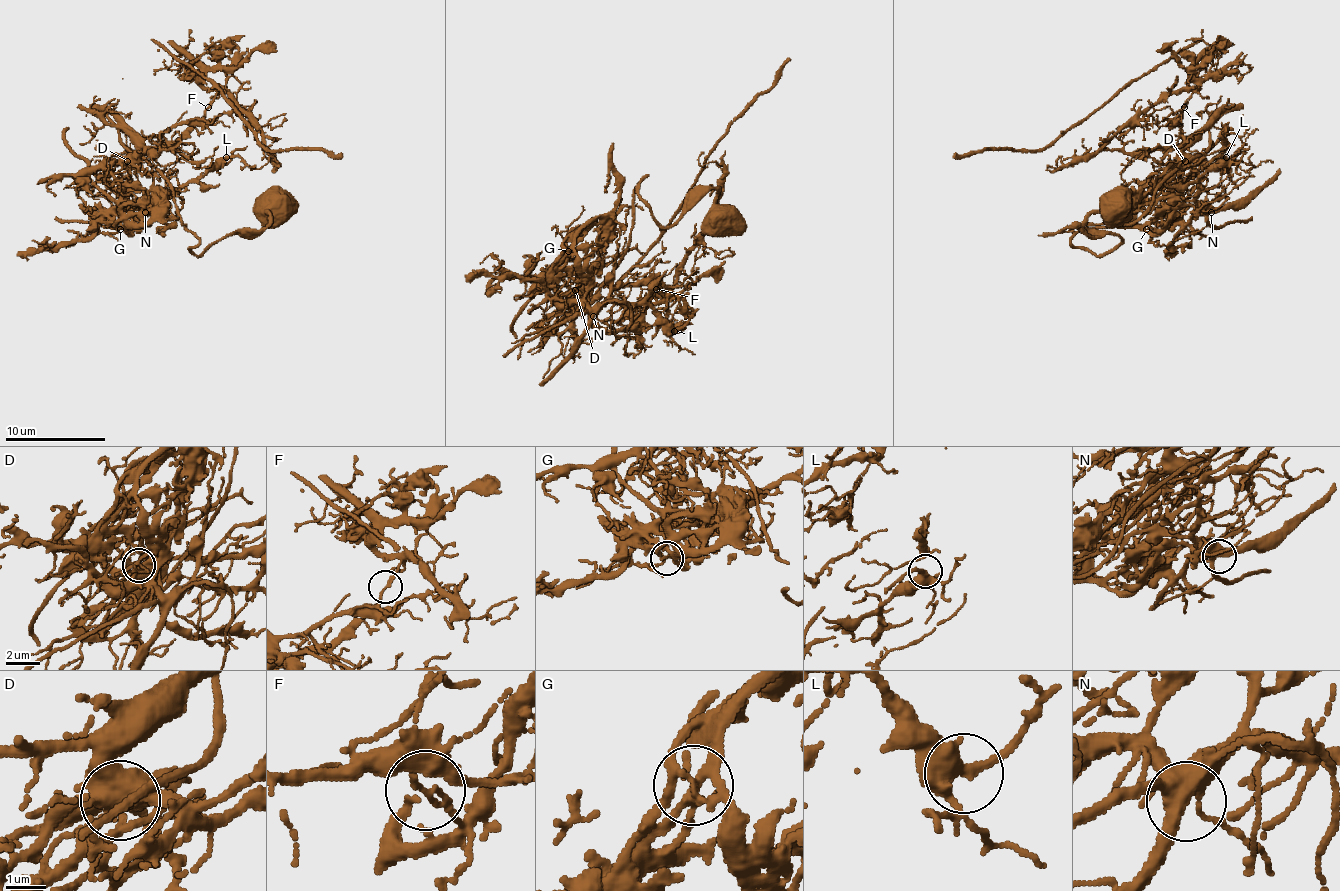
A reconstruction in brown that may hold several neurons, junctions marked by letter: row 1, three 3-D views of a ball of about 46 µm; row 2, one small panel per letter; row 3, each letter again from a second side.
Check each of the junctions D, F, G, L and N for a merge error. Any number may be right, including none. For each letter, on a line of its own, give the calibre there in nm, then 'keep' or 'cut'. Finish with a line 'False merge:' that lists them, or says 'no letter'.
D: 500 nm thick; cut
F: 130 nm thick; cut
G: 240 nm thick; cut
L: 400 nm thick; keep
N: 480 nm thick; keep
False merge: D, F, G

